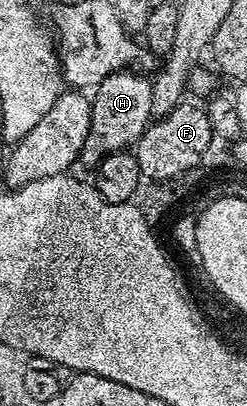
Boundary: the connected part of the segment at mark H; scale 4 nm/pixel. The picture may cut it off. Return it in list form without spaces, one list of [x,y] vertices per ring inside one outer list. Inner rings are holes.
[[[124,69],[100,80],[91,97],[90,127],[82,145],[80,164],[93,169],[107,156],[134,146],[151,123],[150,80]]]

